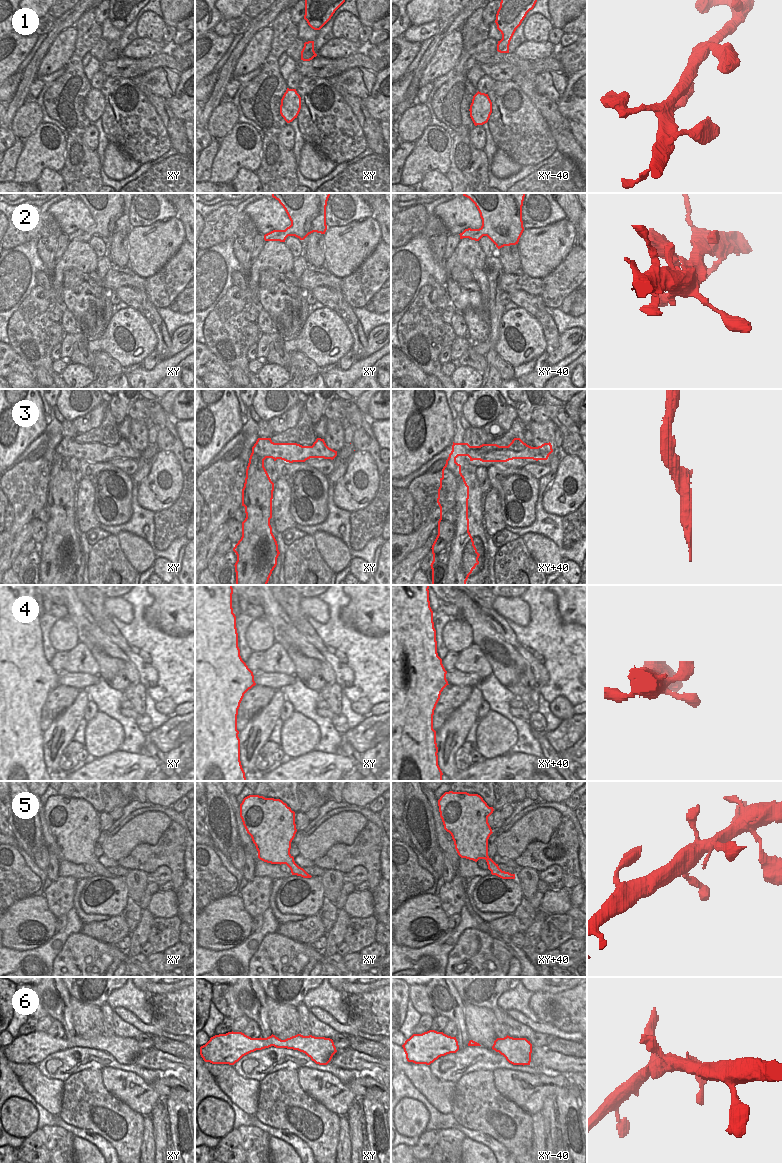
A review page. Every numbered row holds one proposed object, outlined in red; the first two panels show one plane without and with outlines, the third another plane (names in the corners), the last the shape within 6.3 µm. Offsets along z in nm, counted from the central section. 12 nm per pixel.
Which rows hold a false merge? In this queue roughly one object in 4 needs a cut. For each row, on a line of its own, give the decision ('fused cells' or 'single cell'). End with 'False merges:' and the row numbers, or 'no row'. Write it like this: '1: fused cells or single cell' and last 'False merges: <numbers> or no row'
1: fused cells
2: single cell
3: fused cells
4: single cell
5: single cell
6: single cell
False merges: 1, 3

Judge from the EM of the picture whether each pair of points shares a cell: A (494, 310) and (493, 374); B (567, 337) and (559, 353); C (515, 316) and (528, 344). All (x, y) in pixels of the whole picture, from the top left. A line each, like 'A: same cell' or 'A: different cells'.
A: same cell
B: same cell
C: same cell

